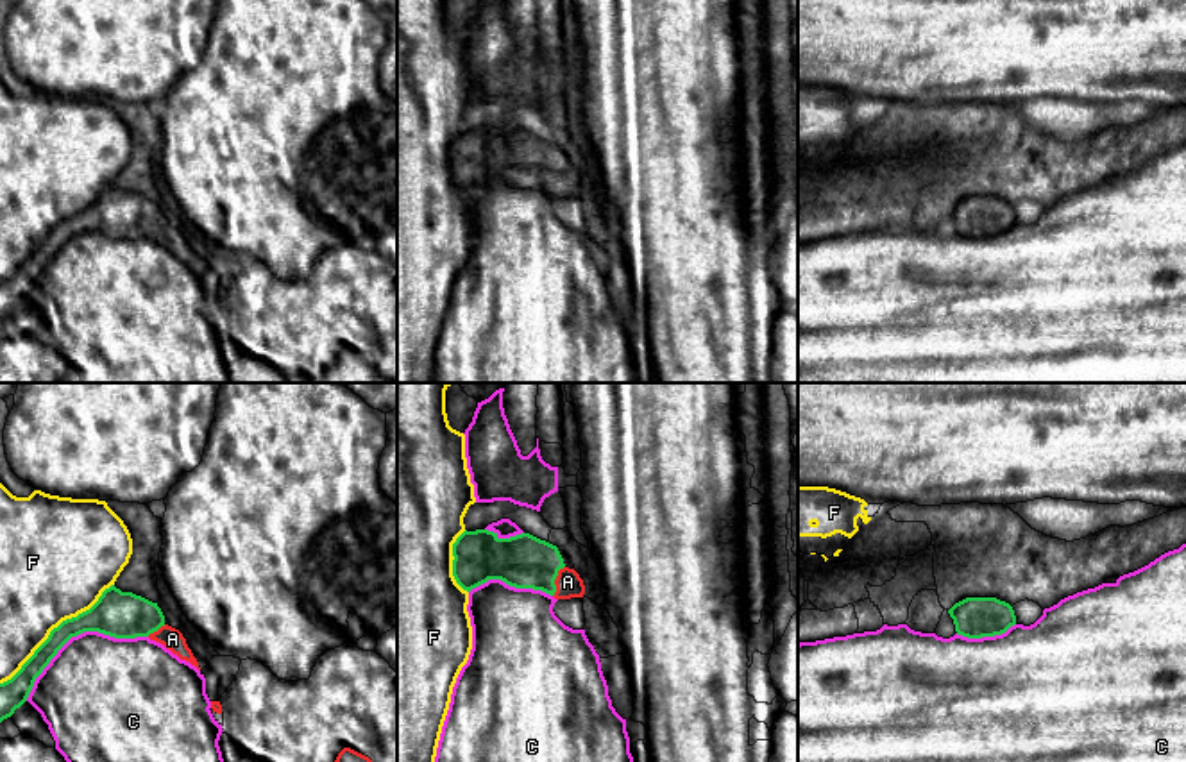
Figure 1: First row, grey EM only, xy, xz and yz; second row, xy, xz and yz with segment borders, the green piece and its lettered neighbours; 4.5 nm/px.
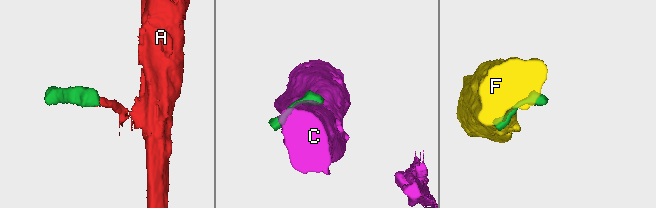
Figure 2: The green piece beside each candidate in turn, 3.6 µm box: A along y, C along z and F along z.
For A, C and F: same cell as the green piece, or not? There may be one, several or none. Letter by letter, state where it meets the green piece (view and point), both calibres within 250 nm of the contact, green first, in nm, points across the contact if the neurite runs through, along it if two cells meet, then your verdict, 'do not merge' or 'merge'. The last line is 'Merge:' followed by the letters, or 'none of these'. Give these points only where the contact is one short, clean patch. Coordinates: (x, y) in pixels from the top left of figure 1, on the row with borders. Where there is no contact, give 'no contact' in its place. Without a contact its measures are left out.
A: meets green in xz at (553, 582); 240 nm thick on the green side, 120 nm on the other; runs through xz (525, 562), (535, 564), (553, 582), (567, 582); merge
C: meets green in xy at (77, 634); 220 nm thick on the green side, 460 nm on the other; border along xy (147, 635), (74, 635), (36, 678), (25, 700); do not merge
F: meets green in xy at (54, 628); 170 nm thick on the green side, 440 nm on the other; do not merge
Merge: A

